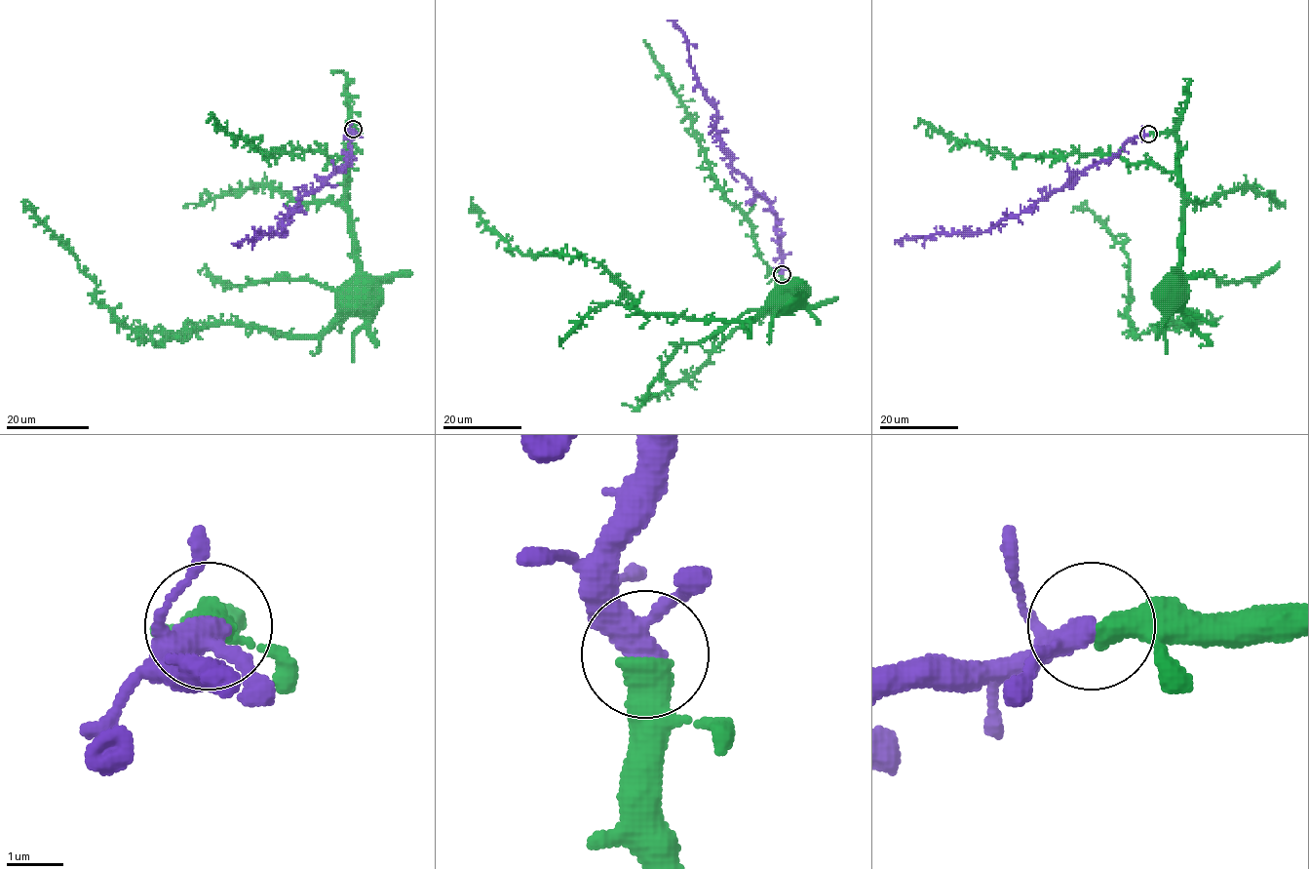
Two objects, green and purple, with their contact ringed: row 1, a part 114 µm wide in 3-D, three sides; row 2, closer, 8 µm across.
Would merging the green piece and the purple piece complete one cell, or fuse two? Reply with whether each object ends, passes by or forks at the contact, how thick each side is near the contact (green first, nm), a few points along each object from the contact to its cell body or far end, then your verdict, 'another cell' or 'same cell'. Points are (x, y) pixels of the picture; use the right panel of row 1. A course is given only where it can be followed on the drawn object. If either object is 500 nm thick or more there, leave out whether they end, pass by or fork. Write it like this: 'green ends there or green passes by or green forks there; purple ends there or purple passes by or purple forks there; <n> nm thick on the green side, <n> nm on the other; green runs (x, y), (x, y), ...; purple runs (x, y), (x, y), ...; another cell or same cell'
550 nm thick on the green side, 360 nm on the other; green runs (1149, 133), (1177, 145), (1195, 329), (1135, 333), (1125, 247), (1071, 212); purple runs (1148, 133), (1131, 138), (1114, 156), (1076, 173), (1060, 188), (990, 228), (902, 237), (895, 242); same cell

